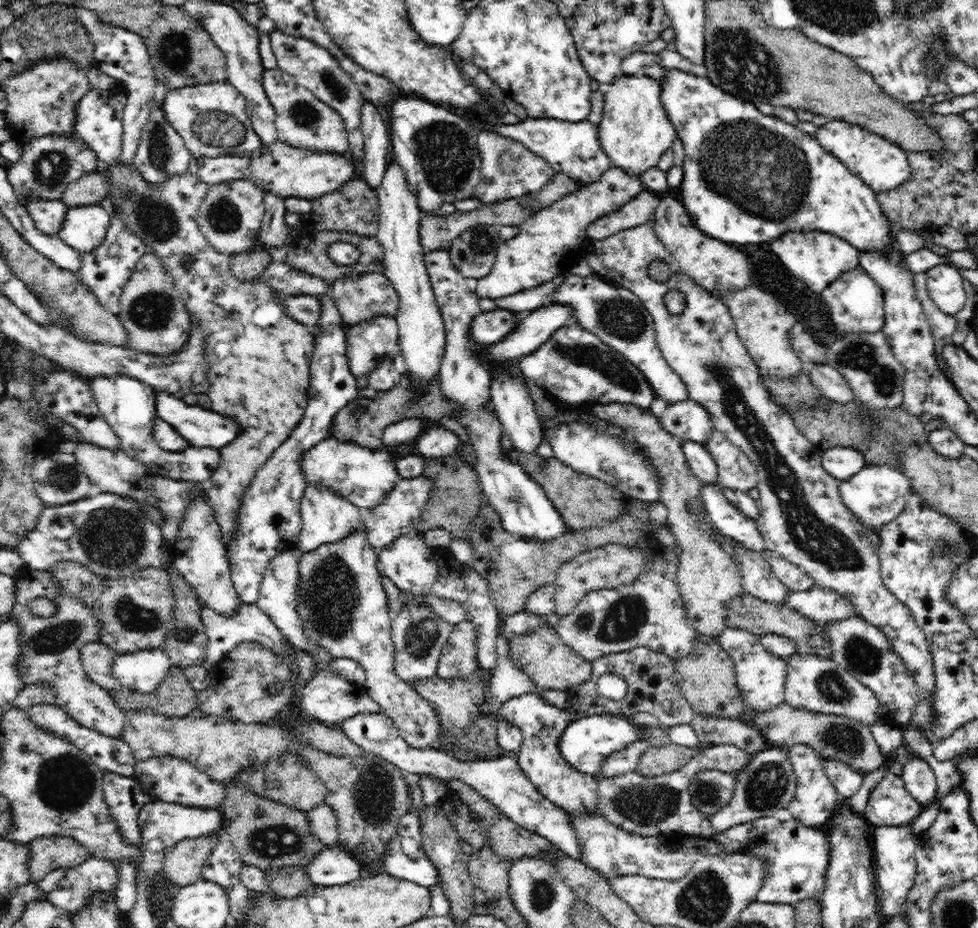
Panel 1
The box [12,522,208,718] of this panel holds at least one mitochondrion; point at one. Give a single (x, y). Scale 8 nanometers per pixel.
(57, 639)

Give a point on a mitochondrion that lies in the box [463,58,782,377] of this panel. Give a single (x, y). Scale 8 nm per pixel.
(626, 321)

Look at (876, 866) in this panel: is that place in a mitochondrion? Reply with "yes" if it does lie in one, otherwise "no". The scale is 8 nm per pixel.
no

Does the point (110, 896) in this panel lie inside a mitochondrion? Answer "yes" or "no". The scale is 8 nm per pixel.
no

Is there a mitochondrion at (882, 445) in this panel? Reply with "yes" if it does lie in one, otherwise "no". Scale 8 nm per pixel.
yes

